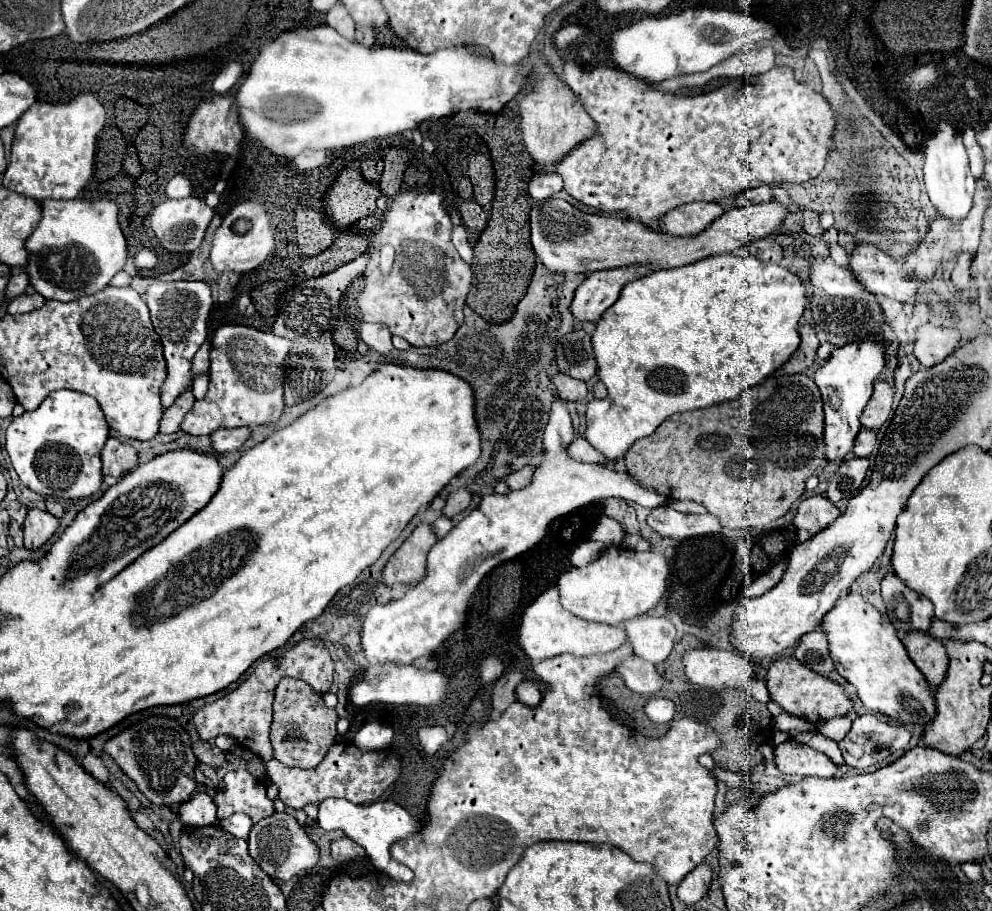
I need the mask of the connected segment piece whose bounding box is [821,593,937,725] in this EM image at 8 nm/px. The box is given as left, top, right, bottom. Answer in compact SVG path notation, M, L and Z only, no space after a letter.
M849 593L823 617L821 627L829 637L829 655L835 661L835 669L857 687L857 695L867 709L909 725L925 725L925 721L935 719L937 709L929 683L909 659L895 627L873 605L857 593Z

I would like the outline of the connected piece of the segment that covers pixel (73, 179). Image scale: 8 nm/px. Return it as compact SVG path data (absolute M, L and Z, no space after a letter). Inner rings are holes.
M77 95L69 103L35 103L17 123L11 163L3 185L15 193L45 199L75 199L93 175L97 137L107 125L107 111L93 95Z

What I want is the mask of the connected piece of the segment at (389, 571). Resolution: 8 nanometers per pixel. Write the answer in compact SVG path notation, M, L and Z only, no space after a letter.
M421 523L413 529L413 533L405 539L405 543L393 553L393 557L387 561L381 583L391 587L397 583L413 585L425 575L425 559L431 545L437 541L433 527L427 523Z

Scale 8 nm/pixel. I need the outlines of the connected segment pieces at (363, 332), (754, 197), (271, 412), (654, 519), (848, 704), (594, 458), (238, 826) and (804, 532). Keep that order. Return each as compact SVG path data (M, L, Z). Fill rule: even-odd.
M363 323L359 329L359 335L371 349L379 351L381 355L385 355L393 349L391 331L389 331L389 327L383 327L381 323Z
M759 185L759 187L739 195L737 197L737 207L751 205L751 203L763 203L763 201L771 201L771 199L773 199L773 189L769 185Z
M223 325L213 335L209 391L203 401L195 401L181 429L191 435L209 435L221 427L275 423L283 413L285 359L293 341L245 325Z
M669 505L653 509L651 515L647 517L647 523L653 531L657 531L661 537L667 537L667 539L689 539L689 537L711 535L721 531L719 519L715 519L713 515L709 513L685 515L671 509Z
M779 657L769 665L767 677L765 677L769 695L775 703L779 703L789 715L795 715L799 719L805 719L813 725L833 719L833 717L845 717L853 711L853 701L843 691L843 687L837 681L827 679L825 675L809 671L805 665L801 665L795 657Z
M583 437L581 439L575 439L569 447L567 447L567 455L573 459L573 461L579 461L579 463L603 463L603 455L599 455Z
M235 813L235 815L231 815L231 819L221 821L221 829L239 839L247 839L251 827L253 827L253 821L245 813Z
M813 495L803 499L793 519L793 525L797 529L797 539L799 541L811 539L829 523L833 523L839 515L841 515L839 509L825 495Z

